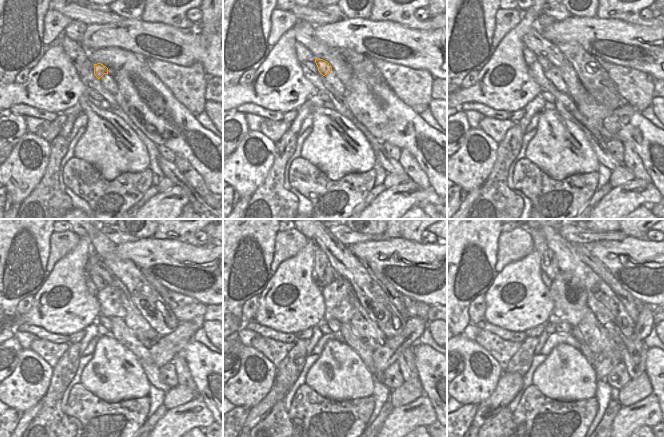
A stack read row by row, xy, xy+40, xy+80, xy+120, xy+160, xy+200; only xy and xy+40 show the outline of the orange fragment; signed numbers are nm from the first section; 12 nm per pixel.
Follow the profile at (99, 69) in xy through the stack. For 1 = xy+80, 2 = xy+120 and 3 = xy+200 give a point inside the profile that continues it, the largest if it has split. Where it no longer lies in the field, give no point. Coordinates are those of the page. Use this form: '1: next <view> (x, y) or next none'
1: next xy+80 (546, 64)
2: next xy+120 (94, 265)
3: next xy+200 (548, 262)

